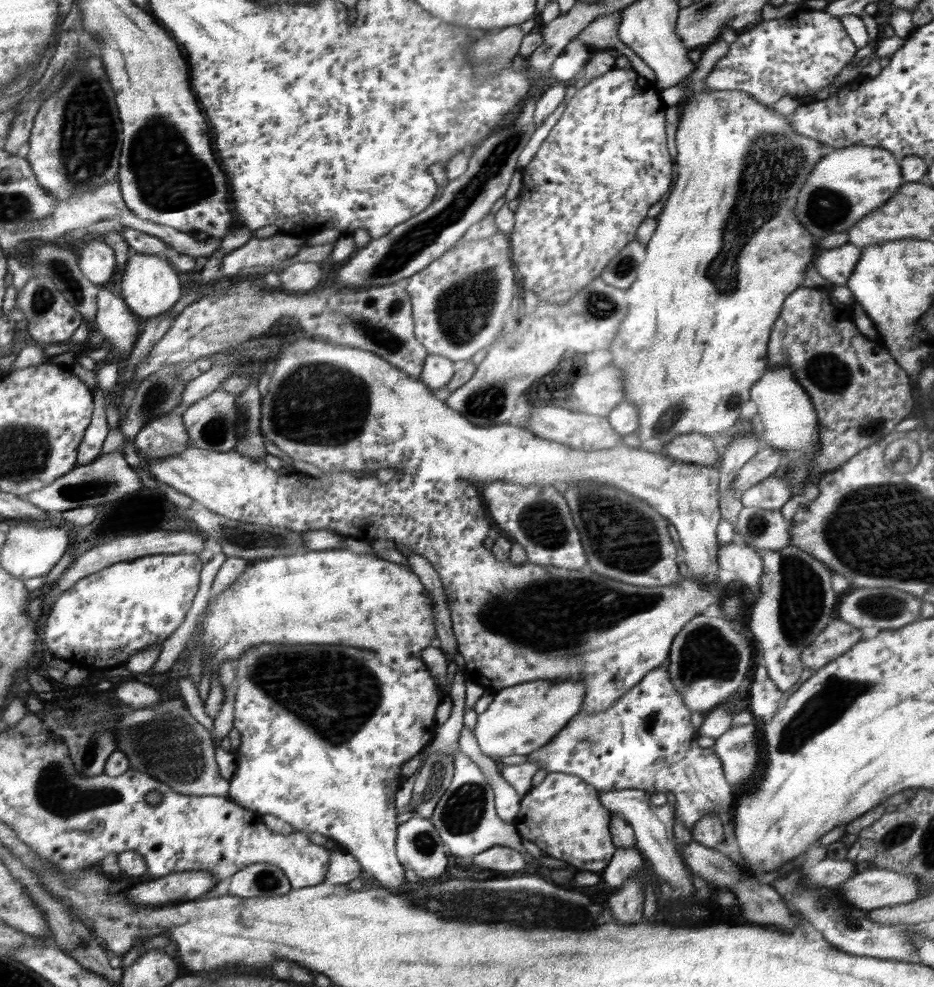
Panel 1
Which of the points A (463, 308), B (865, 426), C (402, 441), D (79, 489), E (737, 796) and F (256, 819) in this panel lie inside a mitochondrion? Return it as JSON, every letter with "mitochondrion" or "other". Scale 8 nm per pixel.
{"A":"mitochondrion","B":"mitochondrion","C":"other","D":"mitochondrion","E":"other","F":"other"}

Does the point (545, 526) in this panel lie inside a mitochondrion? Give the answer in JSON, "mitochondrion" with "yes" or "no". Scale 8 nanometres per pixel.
{"mitochondrion":"yes"}

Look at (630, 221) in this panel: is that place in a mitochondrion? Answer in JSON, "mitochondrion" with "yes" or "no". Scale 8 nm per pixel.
{"mitochondrion":"no"}

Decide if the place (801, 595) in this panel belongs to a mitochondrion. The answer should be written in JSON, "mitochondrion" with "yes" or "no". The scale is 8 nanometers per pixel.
{"mitochondrion":"yes"}

